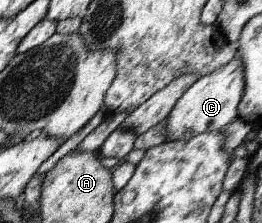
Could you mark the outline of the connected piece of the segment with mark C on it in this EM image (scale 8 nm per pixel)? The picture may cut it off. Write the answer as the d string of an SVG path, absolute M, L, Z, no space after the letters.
M237 51L235 57L227 65L219 67L209 75L200 77L183 93L165 119L165 139L169 141L189 140L205 131L218 131L229 123L233 123L240 117L238 106L245 92L244 88L243 63Z

